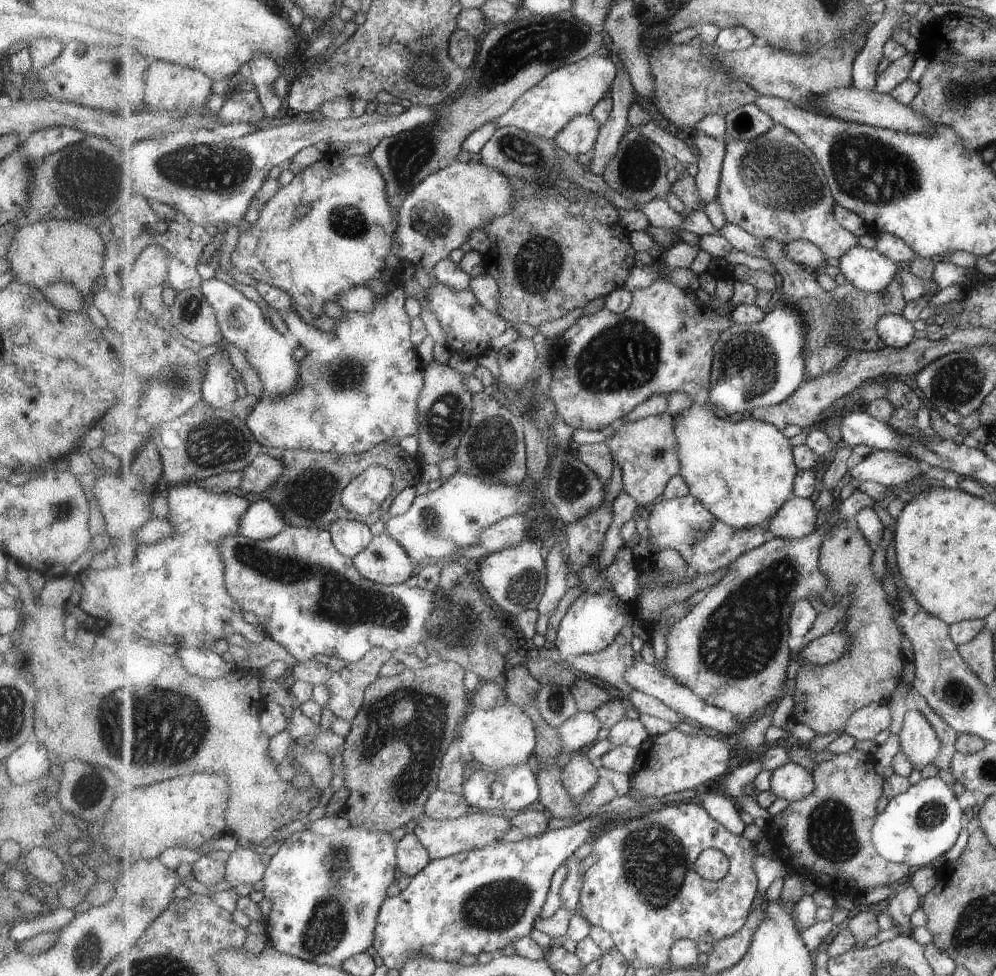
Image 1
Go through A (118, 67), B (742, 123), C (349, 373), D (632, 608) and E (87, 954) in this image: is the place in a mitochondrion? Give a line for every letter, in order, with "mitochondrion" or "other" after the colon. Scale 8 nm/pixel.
A: mitochondrion
B: mitochondrion
C: mitochondrion
D: other
E: mitochondrion

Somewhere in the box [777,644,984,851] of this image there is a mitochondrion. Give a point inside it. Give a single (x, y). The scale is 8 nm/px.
(959, 694)

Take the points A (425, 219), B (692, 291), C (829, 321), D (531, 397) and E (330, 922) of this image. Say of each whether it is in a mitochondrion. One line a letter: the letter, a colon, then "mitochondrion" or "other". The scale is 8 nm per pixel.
A: mitochondrion
B: other
C: mitochondrion
D: mitochondrion
E: mitochondrion

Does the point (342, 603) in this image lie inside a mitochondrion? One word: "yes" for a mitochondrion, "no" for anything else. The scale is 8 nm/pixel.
yes

